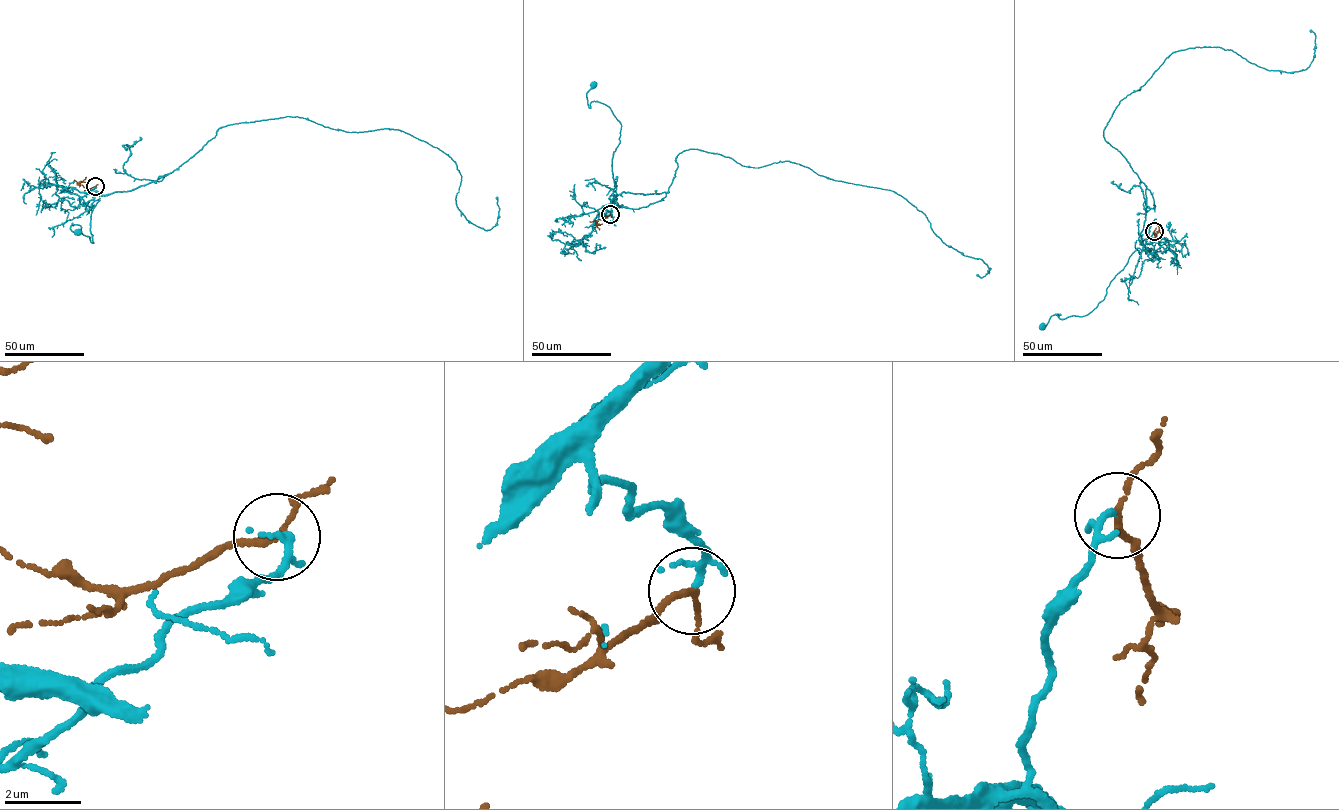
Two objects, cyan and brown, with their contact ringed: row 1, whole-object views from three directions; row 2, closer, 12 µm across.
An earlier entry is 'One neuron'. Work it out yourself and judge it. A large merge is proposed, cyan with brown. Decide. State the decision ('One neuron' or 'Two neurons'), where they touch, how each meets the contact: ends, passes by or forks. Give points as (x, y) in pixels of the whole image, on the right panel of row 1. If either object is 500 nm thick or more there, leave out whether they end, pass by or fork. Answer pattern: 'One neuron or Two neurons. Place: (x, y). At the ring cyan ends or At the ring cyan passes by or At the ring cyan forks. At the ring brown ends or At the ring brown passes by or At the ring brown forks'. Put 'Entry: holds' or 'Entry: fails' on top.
Entry: holds
One neuron. Place: (1154, 231). At the ring cyan passes by. At the ring brown passes by

